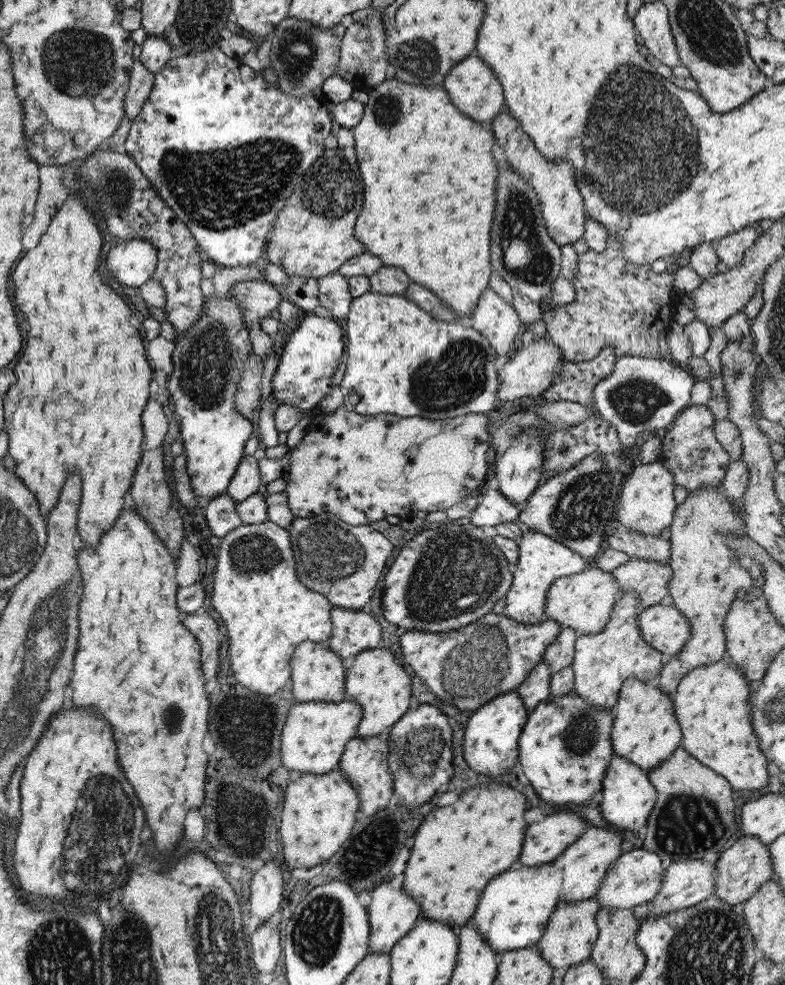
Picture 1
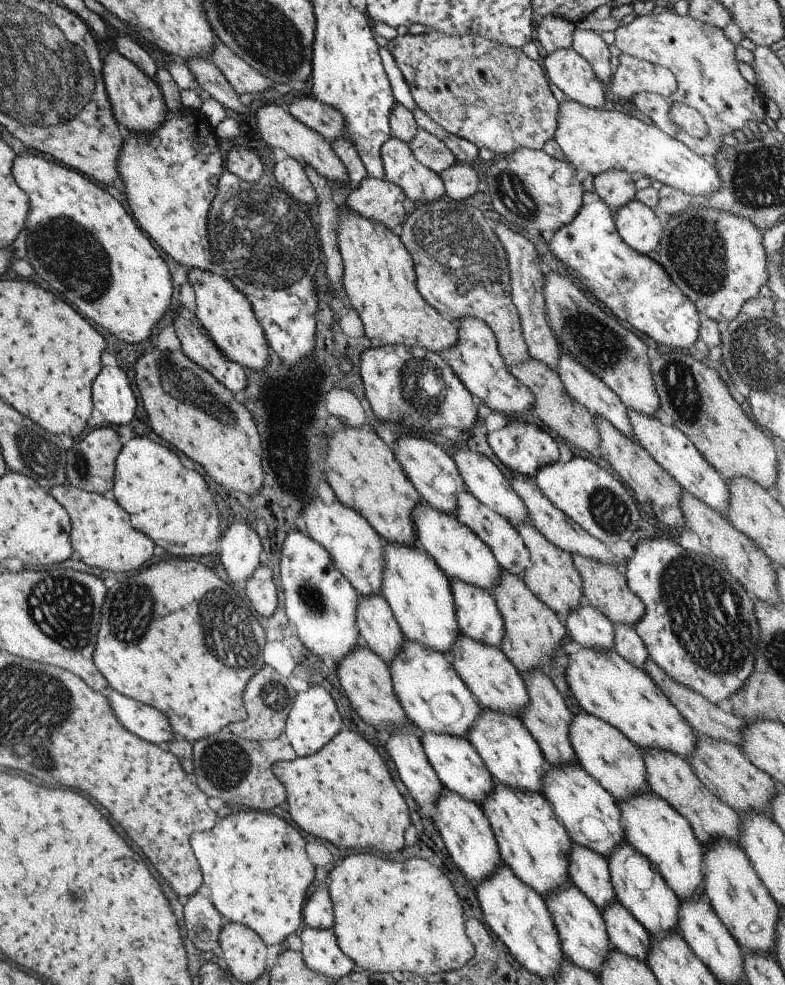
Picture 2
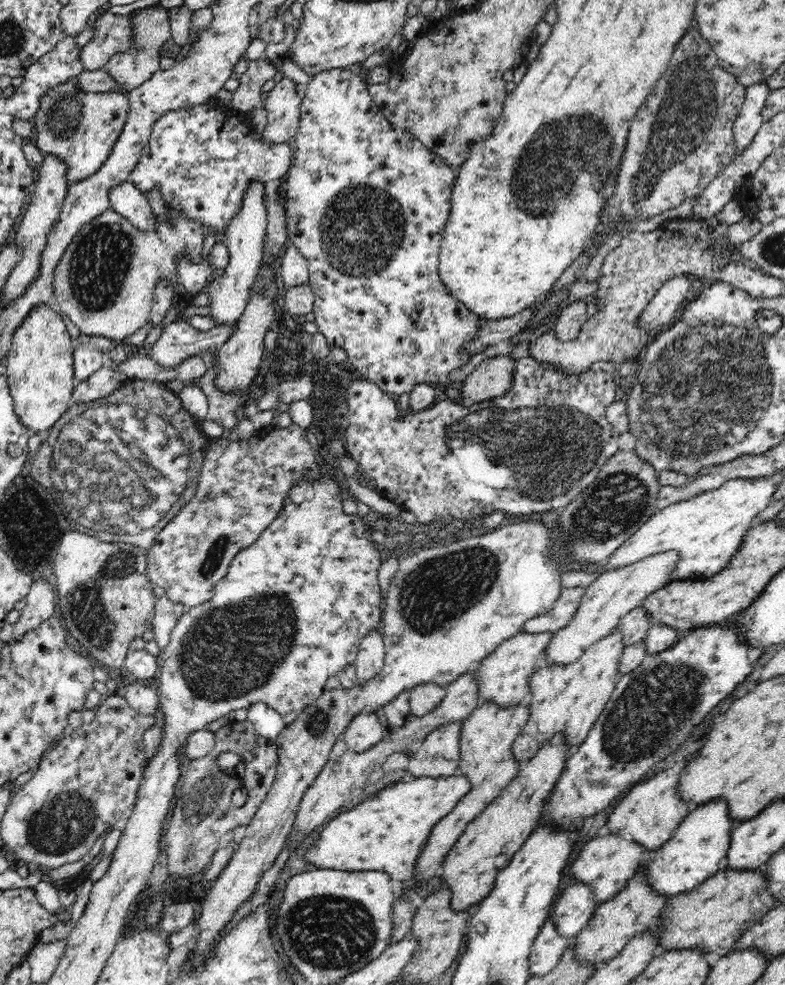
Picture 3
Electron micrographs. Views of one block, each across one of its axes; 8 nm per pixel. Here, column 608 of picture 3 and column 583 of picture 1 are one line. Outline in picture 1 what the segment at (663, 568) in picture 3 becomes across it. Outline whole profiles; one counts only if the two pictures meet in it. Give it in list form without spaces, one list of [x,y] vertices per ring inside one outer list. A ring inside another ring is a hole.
[[[590,563],[582,572],[556,578],[549,585],[545,594],[544,616],[547,619],[554,620],[563,629],[573,629],[576,632],[576,636],[595,634],[607,624],[611,609],[619,597],[618,594],[618,585],[617,582],[613,582],[611,573],[601,572],[601,570],[597,570],[597,568]]]

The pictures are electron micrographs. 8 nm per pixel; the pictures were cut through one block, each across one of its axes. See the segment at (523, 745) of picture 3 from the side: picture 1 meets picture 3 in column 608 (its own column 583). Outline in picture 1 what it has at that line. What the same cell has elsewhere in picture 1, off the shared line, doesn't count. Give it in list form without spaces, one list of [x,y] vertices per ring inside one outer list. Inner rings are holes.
[[[625,591],[618,597],[607,624],[599,632],[577,636],[574,640],[572,690],[591,708],[612,709],[618,700],[622,682],[629,677],[635,677],[644,683],[655,681],[667,658],[642,640],[637,624],[637,603],[638,598],[631,591]]]

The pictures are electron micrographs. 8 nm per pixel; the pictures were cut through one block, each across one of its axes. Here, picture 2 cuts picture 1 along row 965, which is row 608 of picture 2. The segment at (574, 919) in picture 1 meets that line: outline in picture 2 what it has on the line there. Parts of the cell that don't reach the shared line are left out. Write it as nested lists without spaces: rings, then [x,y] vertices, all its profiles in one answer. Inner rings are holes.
[[[521,522],[514,529],[519,533],[525,548],[529,555],[531,566],[522,574],[525,586],[529,588],[531,594],[535,598],[539,598],[539,602],[543,602],[549,610],[556,612],[569,612],[573,608],[579,606],[579,602],[583,599],[581,592],[581,577],[571,560],[570,553],[567,553],[561,548],[557,548],[551,544],[544,536],[541,536],[535,527],[529,522]]]

